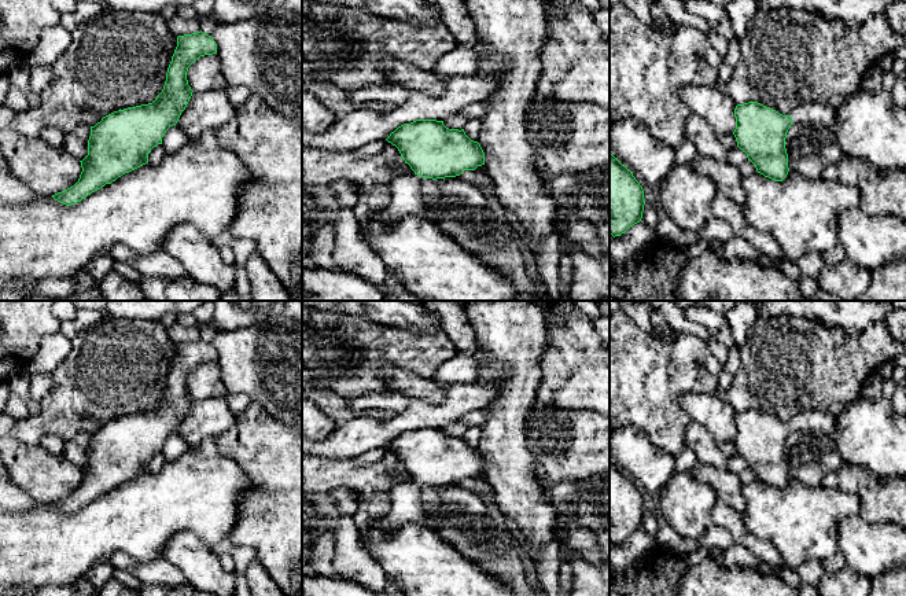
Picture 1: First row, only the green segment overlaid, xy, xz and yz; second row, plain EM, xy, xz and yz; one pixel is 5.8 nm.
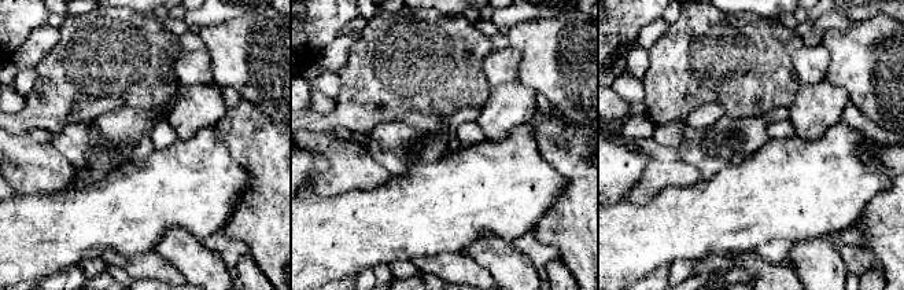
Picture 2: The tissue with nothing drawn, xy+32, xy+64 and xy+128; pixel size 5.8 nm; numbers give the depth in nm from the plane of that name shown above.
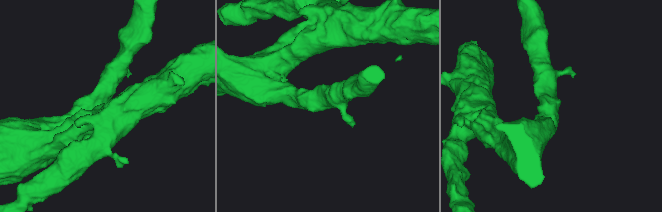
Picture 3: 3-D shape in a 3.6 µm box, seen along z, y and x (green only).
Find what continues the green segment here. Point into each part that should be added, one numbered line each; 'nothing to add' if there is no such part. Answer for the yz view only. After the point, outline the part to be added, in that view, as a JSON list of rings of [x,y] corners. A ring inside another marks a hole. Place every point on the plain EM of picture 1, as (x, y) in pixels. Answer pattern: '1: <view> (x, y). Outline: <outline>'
1: yz (820, 422). Outline: [[[815,409],[811,412],[796,415],[791,420],[791,426],[793,431],[810,431],[817,434],[829,434],[835,428],[836,417]]]

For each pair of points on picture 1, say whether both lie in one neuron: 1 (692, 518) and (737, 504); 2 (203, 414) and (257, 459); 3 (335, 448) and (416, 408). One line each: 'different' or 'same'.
1: different
2: different
3: same

